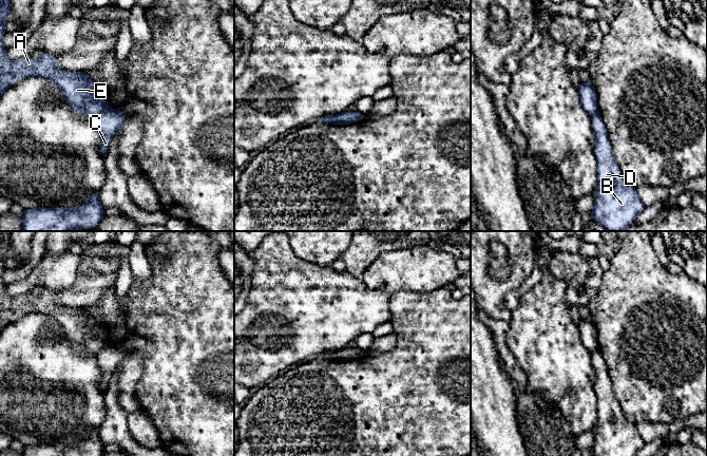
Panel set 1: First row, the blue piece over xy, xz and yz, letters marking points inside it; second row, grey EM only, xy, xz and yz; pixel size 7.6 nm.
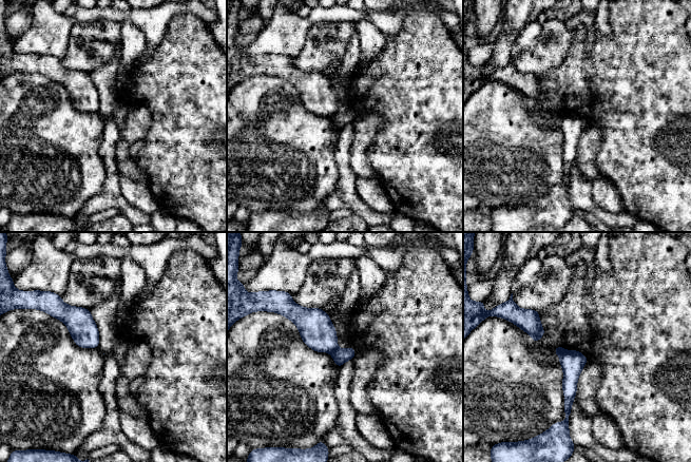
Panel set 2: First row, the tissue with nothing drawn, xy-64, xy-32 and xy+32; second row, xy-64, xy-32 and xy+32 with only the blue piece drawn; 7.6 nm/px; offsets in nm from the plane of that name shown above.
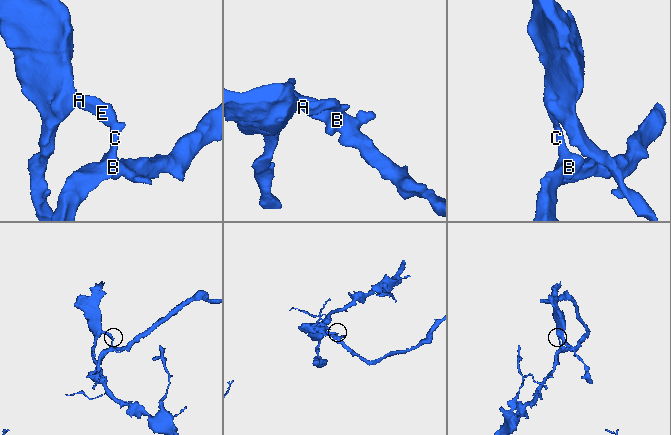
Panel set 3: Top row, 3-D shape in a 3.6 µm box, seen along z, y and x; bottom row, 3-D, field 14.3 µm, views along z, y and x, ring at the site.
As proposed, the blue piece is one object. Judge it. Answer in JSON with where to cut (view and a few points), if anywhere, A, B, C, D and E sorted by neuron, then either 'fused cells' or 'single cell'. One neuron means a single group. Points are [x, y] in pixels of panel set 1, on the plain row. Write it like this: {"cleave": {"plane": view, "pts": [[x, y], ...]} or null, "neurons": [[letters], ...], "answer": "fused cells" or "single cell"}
{"cleave": {"plane": "xy", "pts": [[109, 344], [95, 355]]}, "neurons": [["A", "E"], ["B", "C", "D"]], "answer": "fused cells"}

